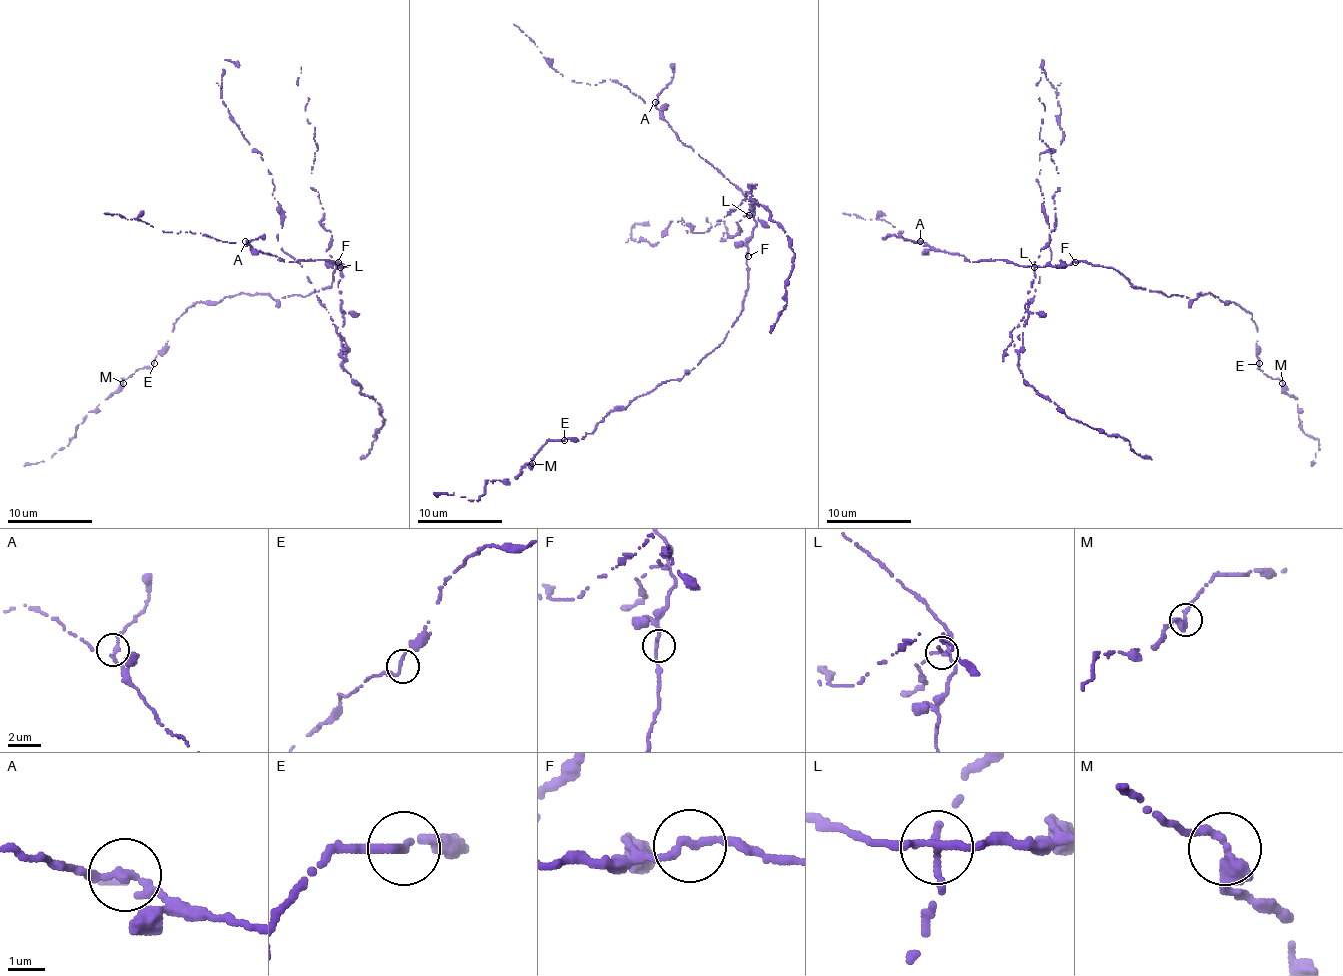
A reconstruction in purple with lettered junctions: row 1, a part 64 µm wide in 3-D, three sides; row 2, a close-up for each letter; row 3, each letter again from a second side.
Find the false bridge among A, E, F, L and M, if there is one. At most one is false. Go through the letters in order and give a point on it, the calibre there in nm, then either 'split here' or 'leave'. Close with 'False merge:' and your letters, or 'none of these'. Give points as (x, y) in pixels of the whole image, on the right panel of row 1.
A: place (920, 241); calibre 240 nm; leave
E: place (1259, 363); calibre 240 nm; leave
F: place (1075, 262); calibre 200 nm; leave
L: place (1034, 267); calibre 260 nm; split here
M: place (1282, 383); calibre 280 nm; leave
False merge: L

